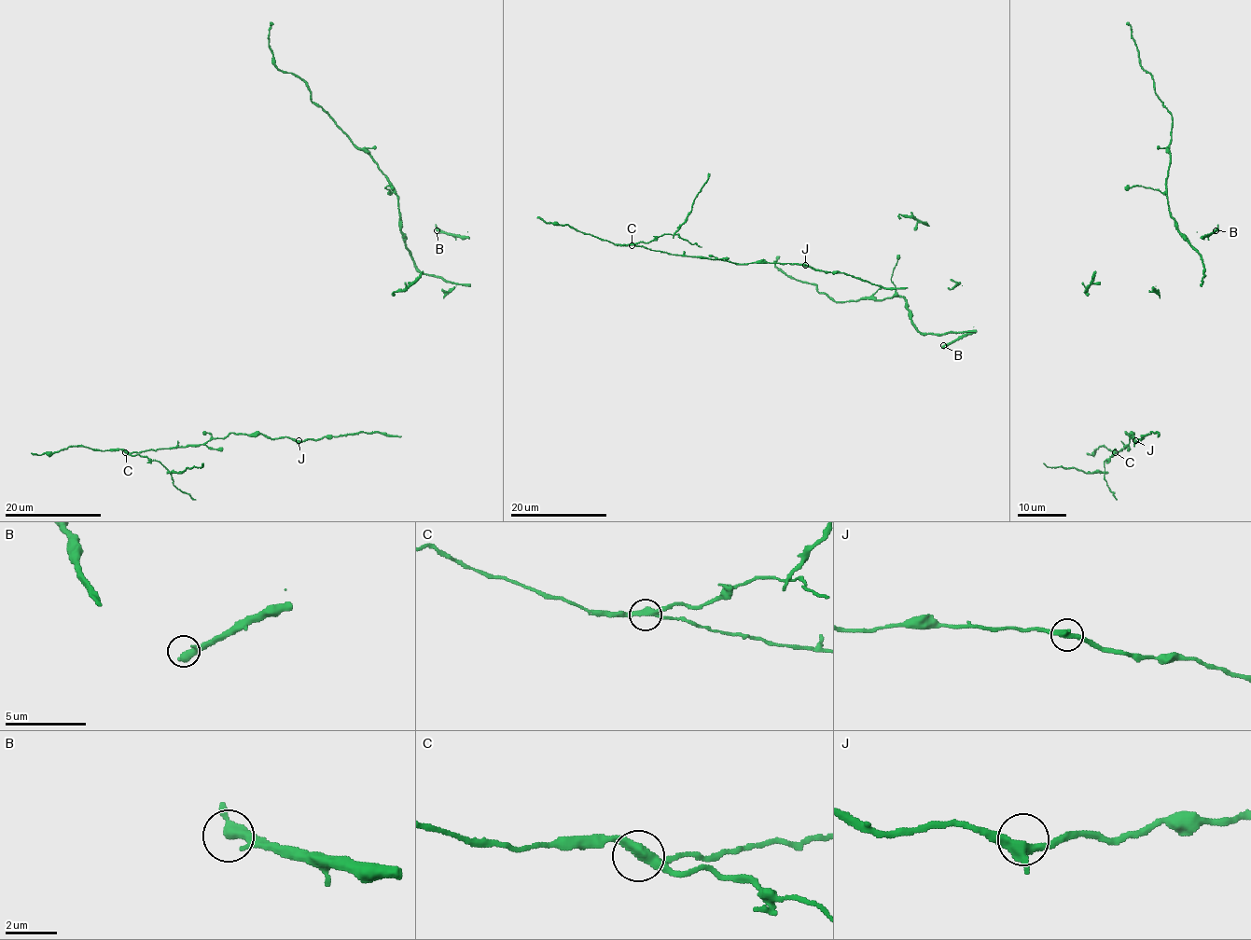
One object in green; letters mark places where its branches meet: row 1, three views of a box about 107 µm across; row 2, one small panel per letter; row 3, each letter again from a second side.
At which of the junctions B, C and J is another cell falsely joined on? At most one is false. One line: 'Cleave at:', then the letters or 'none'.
Cleave at: C

